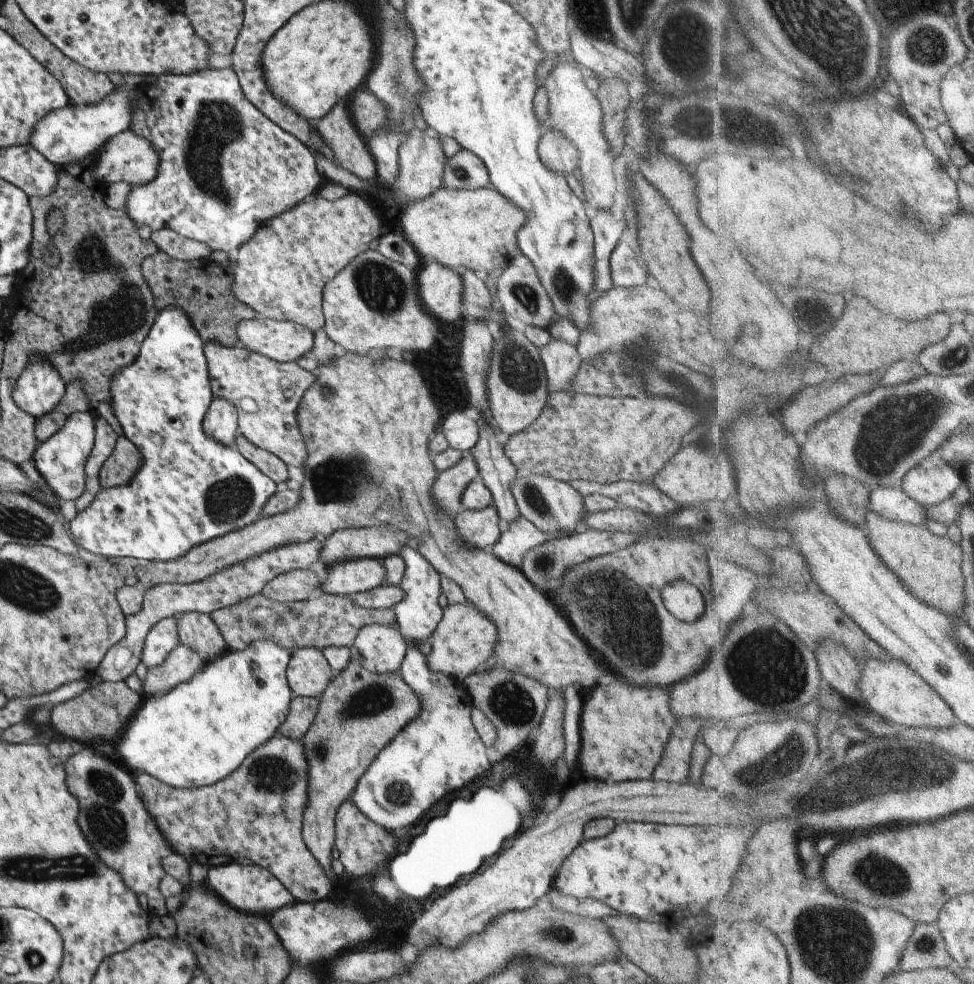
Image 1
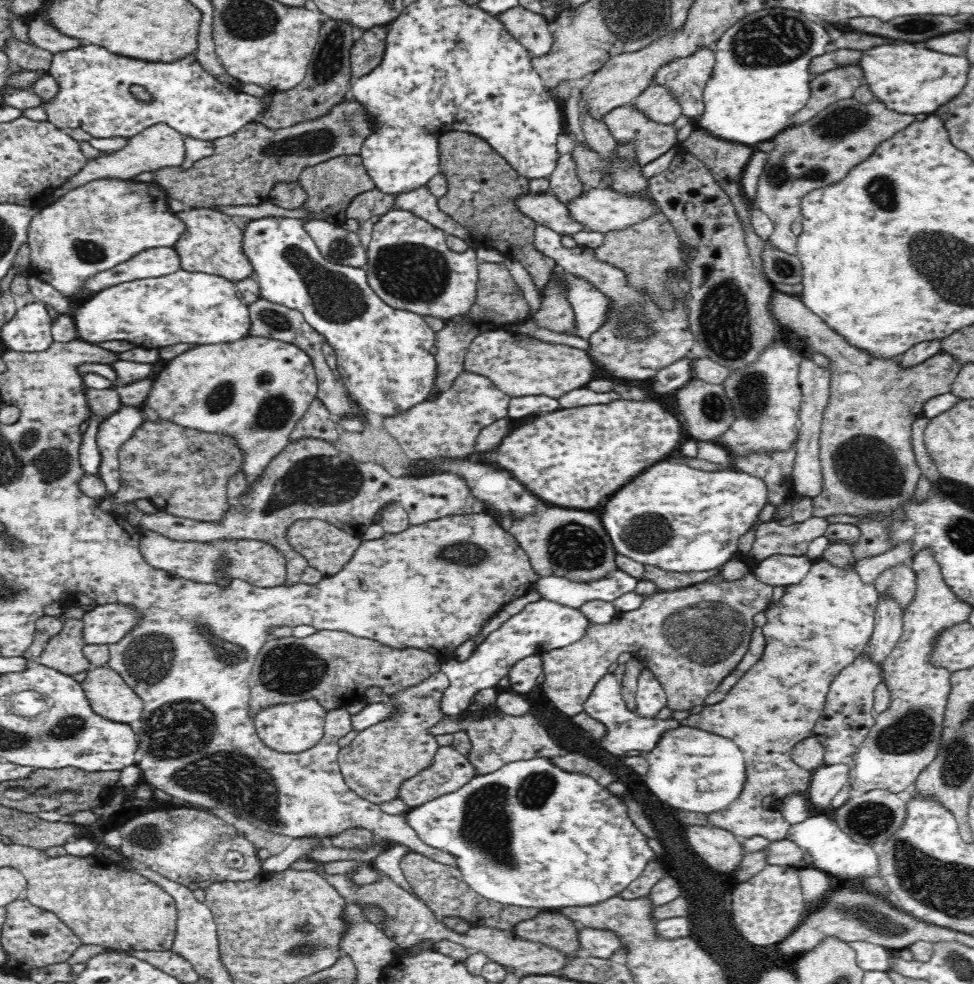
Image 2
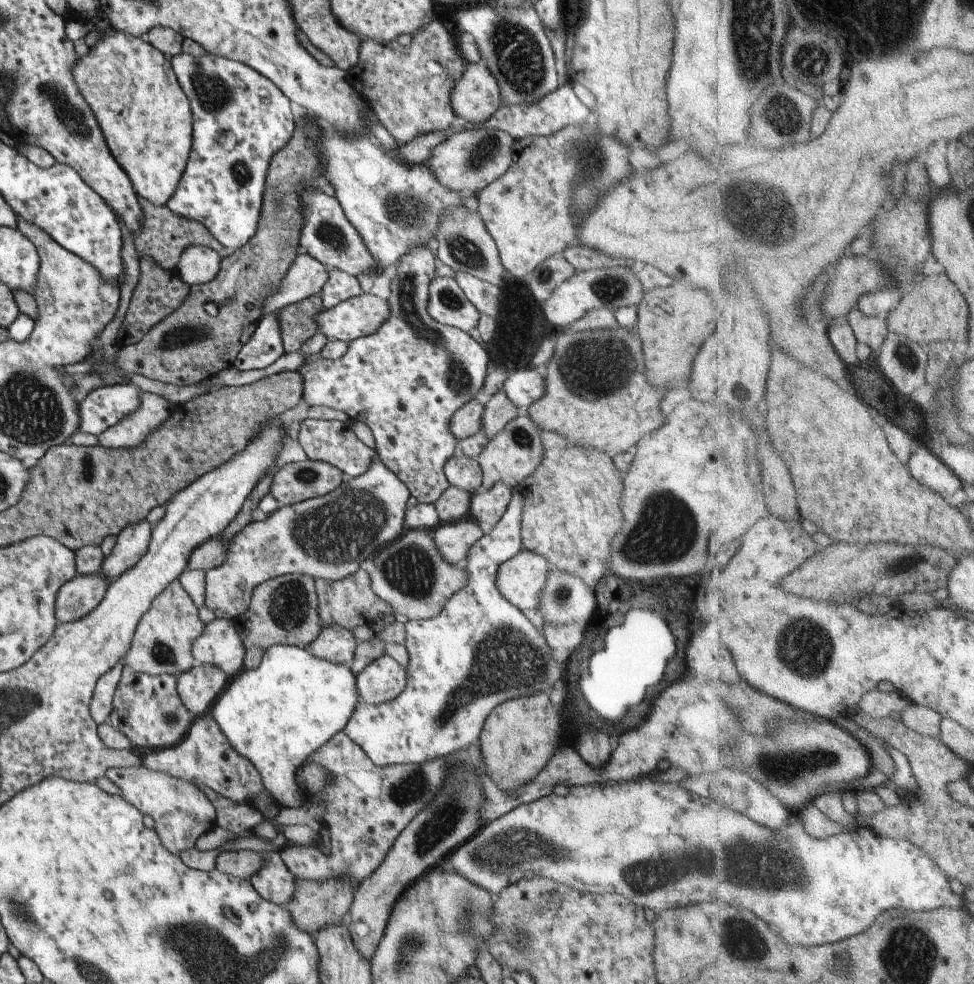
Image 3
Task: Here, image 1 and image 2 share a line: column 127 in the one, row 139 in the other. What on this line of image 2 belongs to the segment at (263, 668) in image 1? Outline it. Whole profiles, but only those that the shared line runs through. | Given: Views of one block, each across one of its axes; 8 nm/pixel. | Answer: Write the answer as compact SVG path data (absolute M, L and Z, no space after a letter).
M766 6L763 10L752 12L744 18L741 18L736 24L734 24L734 26L725 30L724 34L714 42L715 65L713 66L712 77L704 90L703 102L705 110L700 117L695 119L695 127L702 128L702 130L706 131L708 135L712 135L718 139L724 140L725 142L737 143L750 148L755 148L758 144L774 140L778 134L781 134L786 130L791 116L800 113L806 107L810 98L809 82L813 78L813 76L808 73L808 63L811 58L814 58L814 56L820 56L821 54L828 52L826 46L830 41L830 37L828 37L828 33L826 33L822 22L814 19L806 13L794 11L786 7Z

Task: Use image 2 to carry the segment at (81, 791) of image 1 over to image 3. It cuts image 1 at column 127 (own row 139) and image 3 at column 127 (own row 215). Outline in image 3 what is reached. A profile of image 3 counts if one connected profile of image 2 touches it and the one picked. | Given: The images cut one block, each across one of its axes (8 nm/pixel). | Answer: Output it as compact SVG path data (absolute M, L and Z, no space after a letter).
M140 765L112 767L106 770L104 776L117 788L117 792L121 792L125 801L141 815L145 814L153 819L153 830L166 852L178 855L190 850L205 832L215 826L215 812L207 798L207 792L188 781L161 772L152 772Z

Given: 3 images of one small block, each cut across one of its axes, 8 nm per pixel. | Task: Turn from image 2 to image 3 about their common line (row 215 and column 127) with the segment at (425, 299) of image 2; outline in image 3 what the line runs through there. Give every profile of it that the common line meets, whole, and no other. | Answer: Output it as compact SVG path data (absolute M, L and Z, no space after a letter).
M131 382L96 387L83 398L76 410L76 430L97 437L109 426L135 411L140 394L139 388Z

